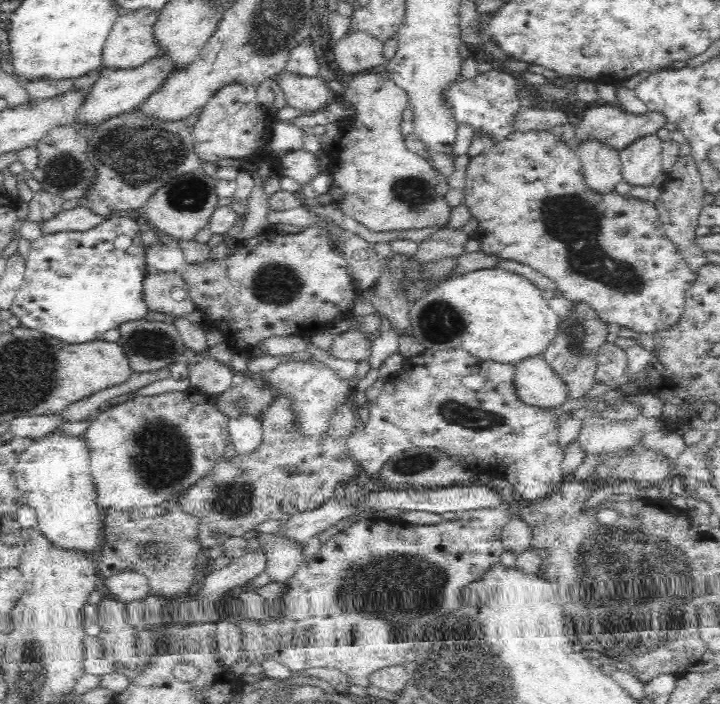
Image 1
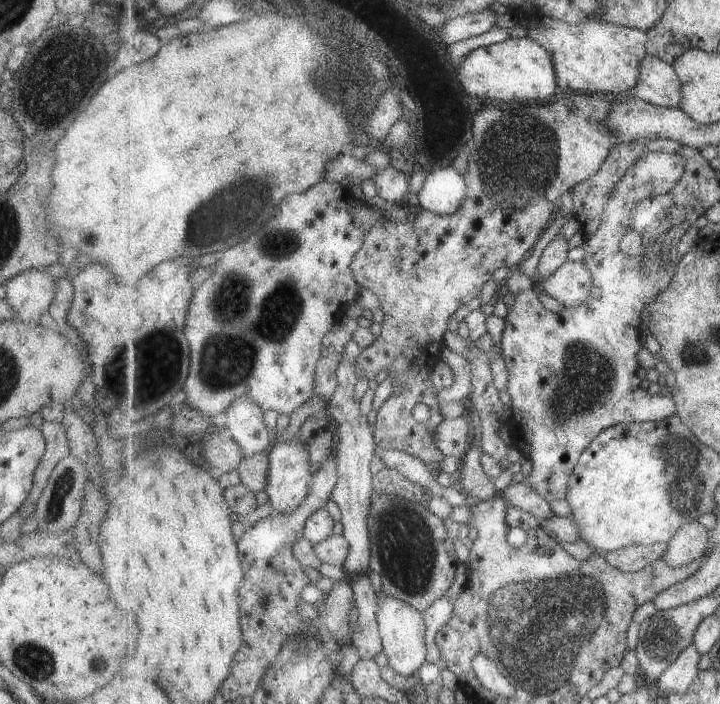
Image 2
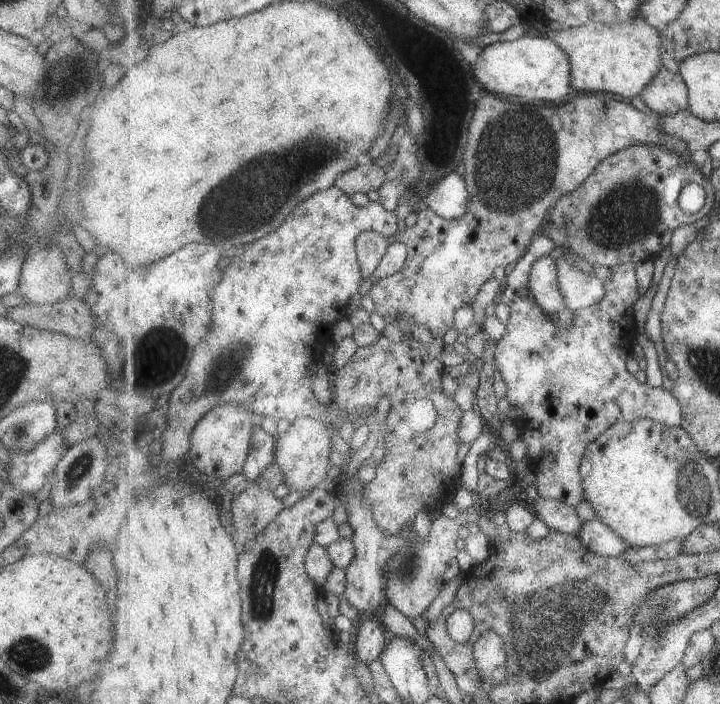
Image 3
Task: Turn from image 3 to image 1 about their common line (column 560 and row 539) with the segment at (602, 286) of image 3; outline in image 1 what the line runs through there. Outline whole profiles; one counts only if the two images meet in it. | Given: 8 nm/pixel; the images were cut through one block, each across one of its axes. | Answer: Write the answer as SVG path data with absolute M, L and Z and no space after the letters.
M267 533L256 534L260 546L267 551L265 572L272 583L286 585L295 575L298 567L304 562L302 547L292 545L280 537Z

